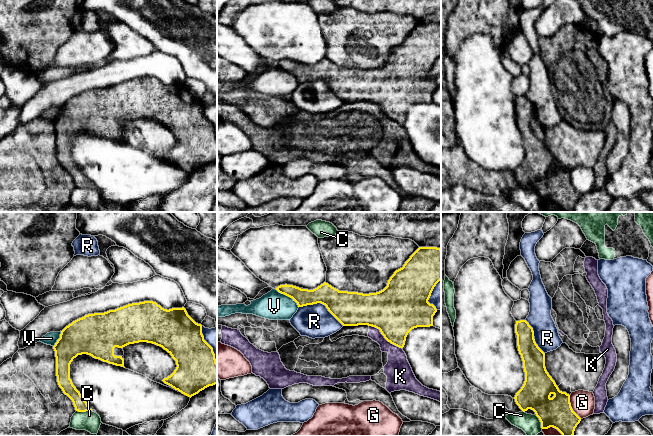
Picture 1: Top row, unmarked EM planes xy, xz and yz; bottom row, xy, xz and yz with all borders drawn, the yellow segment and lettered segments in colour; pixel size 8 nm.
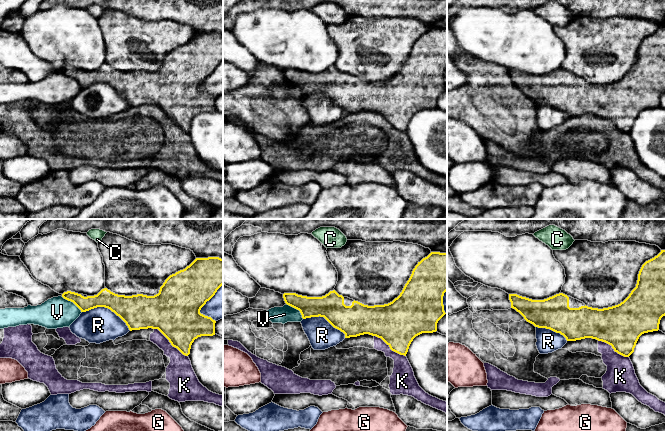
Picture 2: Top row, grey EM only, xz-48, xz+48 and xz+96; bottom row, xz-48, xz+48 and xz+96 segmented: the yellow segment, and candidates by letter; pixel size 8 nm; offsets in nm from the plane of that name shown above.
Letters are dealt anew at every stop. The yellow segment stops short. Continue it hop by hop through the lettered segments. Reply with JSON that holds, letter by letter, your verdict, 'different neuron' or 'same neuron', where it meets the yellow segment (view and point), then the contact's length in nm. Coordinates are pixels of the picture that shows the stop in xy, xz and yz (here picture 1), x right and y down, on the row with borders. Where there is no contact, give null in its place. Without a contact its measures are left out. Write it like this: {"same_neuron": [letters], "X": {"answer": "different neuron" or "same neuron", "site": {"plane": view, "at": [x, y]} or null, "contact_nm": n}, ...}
{"same_neuron": [], "C": {"answer": "different neuron", "site": {"plane": "xy", "at": [84, 411]}, "contact_nm": 130}, "G": {"answer": "different neuron", "site": {"plane": "yz", "at": [571, 407]}, "contact_nm": 220}, "K": {"answer": "different neuron", "site": {"plane": "xz", "at": [384, 337]}, "contact_nm": 320}, "R": {"answer": "different neuron", "site": {"plane": "xz", "at": [322, 303]}, "contact_nm": 400}, "V": {"answer": "different neuron", "site": {"plane": "xz", "at": [288, 296]}, "contact_nm": 240}}

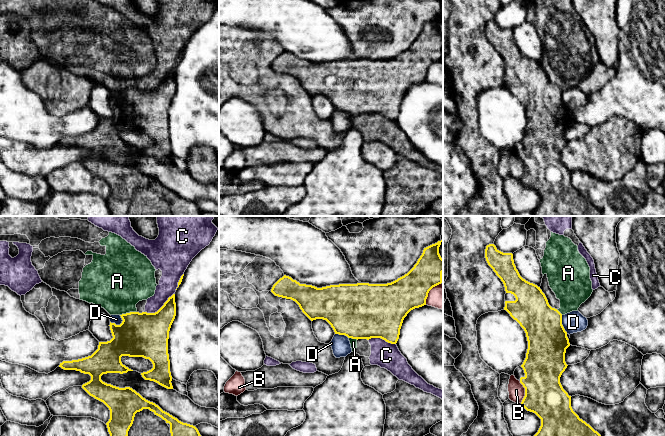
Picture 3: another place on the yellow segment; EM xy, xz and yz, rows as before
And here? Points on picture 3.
{"same_neuron": [], "A": {"answer": "different neuron", "site": {"plane": "xy", "at": [128, 313]}, "contact_nm": 140}, "B": {"answer": "different neuron", "site": {"plane": "yz", "at": [525, 392]}, "contact_nm": 180}, "C": {"answer": "different neuron", "site": {"plane": "xy", "at": [161, 307]}, "contact_nm": 280}, "D": {"answer": "different neuron", "site": {"plane": "xy", "at": [115, 324]}, "contact_nm": 110}}

